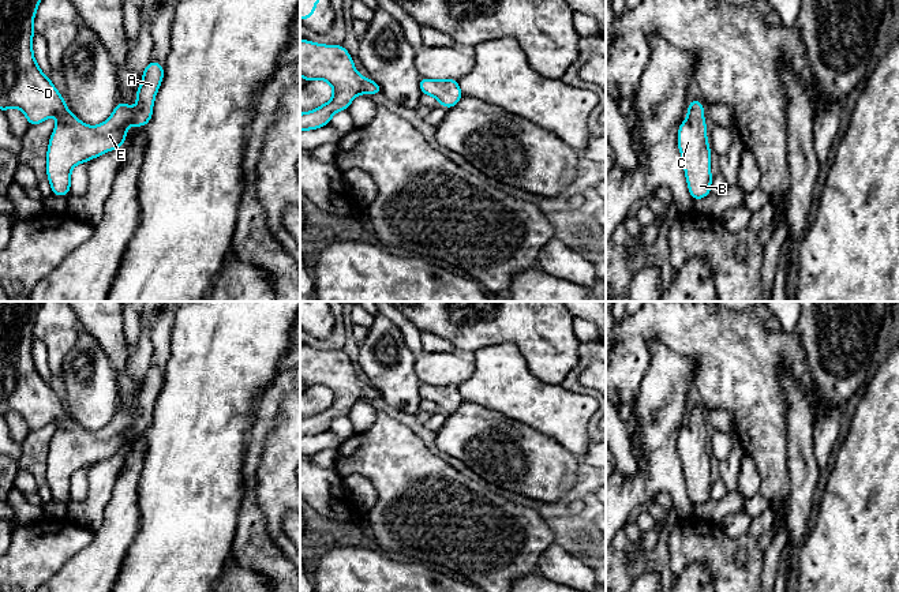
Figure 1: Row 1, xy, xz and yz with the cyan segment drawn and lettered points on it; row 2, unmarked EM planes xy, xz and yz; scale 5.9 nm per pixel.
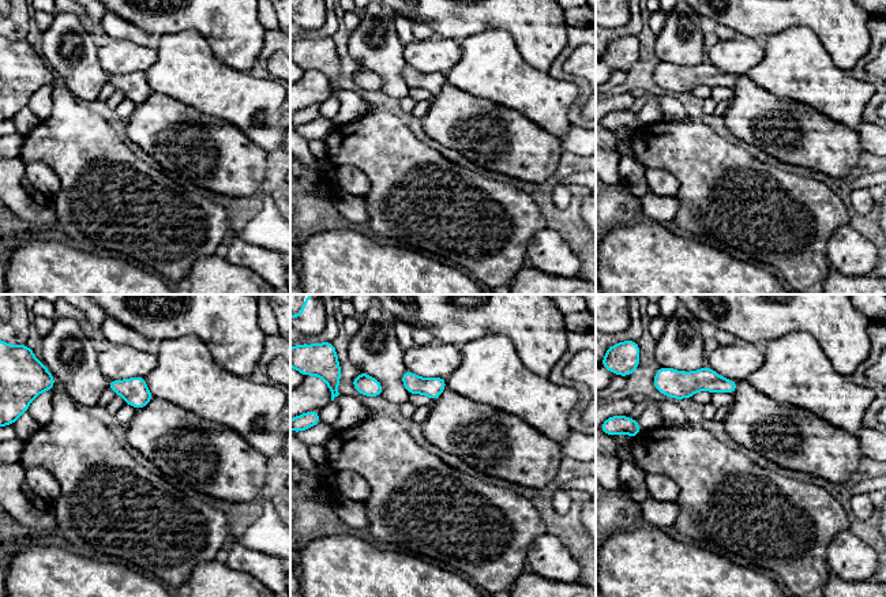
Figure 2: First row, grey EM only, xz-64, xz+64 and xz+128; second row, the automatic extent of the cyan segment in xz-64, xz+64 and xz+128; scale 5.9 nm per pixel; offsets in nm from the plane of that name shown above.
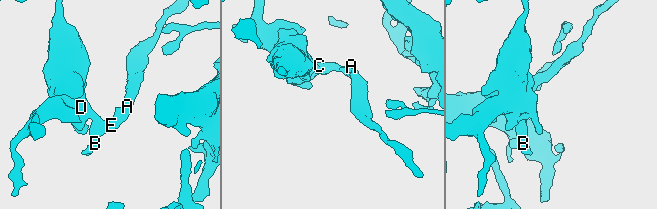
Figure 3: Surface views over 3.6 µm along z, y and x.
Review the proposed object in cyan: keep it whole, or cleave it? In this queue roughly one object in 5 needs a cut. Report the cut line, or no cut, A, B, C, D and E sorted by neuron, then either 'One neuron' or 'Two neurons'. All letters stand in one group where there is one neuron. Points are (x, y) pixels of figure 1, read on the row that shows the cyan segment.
No split. Groups: A B C D E. One neuron

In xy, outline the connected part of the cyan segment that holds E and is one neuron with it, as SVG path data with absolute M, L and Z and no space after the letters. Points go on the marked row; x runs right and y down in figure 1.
M0 0L0 110L18 108L25 113L30 125L40 124L50 116L57 117L48 146L46 173L52 186L52 196L70 195L71 169L75 165L90 161L115 147L121 147L131 124L145 127L150 121L154 98L164 78L164 67L157 61L149 61L136 90L136 108L119 101L109 119L102 124L95 127L83 124L67 109L65 100L56 90L53 82L42 74L33 56L33 22L40 1Z

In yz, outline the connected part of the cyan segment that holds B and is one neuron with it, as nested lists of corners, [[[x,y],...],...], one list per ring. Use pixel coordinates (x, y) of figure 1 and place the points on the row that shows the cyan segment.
[[[689,101],[688,119],[678,130],[678,149],[683,161],[689,194],[694,201],[711,195],[711,147],[707,142],[704,102]]]

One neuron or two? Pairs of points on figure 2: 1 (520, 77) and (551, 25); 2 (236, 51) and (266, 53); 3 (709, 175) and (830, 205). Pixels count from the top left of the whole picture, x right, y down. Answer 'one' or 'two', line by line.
1: two
2: two
3: one

